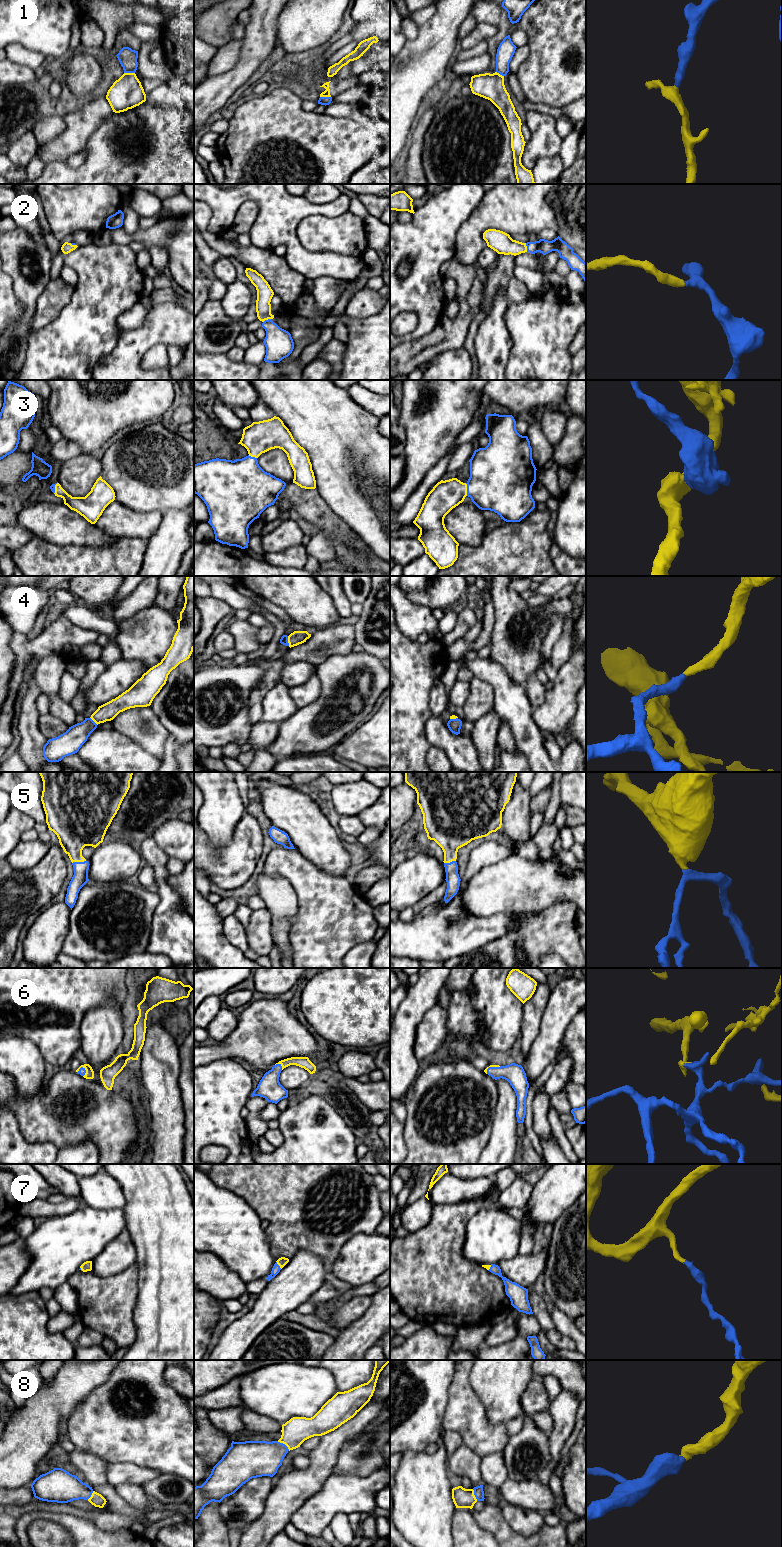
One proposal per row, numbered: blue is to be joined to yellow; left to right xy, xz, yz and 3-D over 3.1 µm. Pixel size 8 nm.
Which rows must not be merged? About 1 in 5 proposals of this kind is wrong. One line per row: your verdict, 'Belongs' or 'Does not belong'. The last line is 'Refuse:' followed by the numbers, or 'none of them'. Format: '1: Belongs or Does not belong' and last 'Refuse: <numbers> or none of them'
1: Belongs
2: Belongs
3: Belongs
4: Belongs
5: Belongs
6: Belongs
7: Belongs
8: Belongs
Refuse: none of them

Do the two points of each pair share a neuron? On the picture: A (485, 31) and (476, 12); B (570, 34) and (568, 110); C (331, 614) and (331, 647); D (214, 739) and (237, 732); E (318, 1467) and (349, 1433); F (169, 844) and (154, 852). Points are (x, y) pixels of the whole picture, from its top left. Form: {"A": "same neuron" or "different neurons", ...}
{"A": "different neurons", "B": "different neurons", "C": "different neurons", "D": "same neuron", "E": "same neuron", "F": "different neurons"}

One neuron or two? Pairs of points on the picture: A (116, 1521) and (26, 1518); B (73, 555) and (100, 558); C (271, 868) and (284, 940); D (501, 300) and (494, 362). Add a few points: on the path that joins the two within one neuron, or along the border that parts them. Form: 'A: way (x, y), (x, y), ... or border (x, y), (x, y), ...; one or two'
A: border (65, 1514), (86, 1518), (96, 1526), (109, 1531); two
B: way (80, 558), (93, 558); one
C: border (263, 871), (271, 876), (283, 877), (293, 889); two
D: way (497, 315), (494, 320), (494, 347); one

